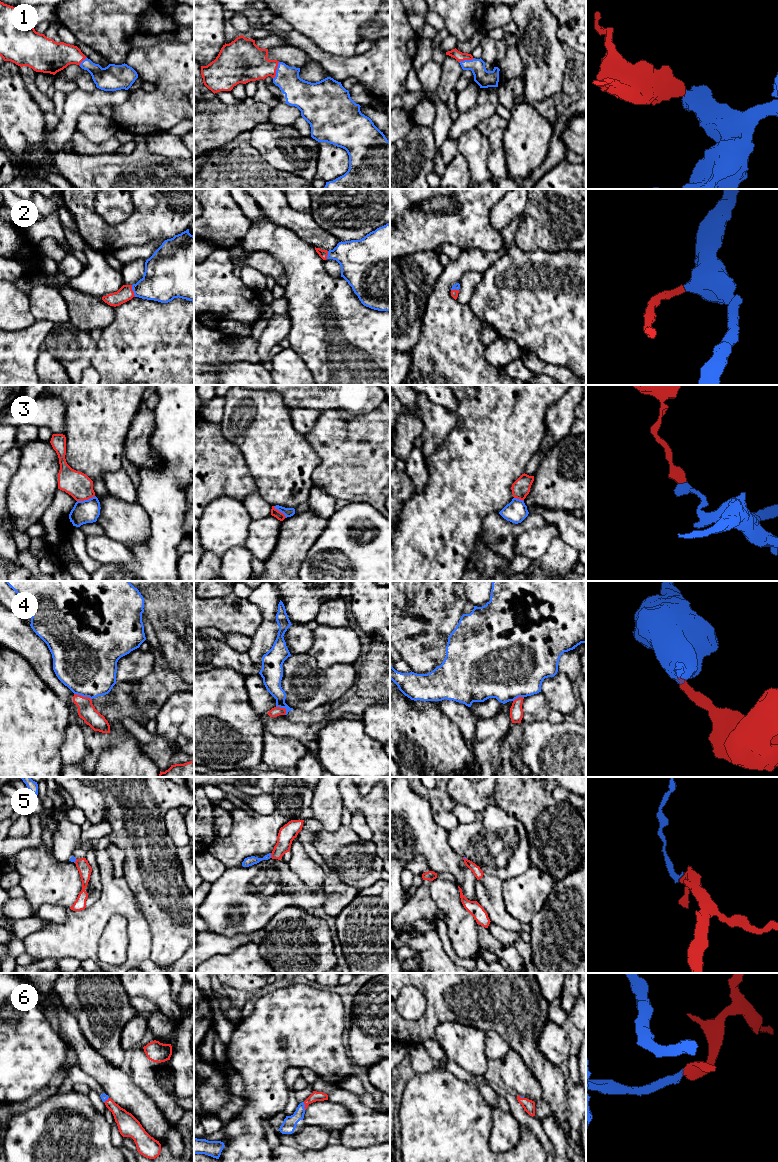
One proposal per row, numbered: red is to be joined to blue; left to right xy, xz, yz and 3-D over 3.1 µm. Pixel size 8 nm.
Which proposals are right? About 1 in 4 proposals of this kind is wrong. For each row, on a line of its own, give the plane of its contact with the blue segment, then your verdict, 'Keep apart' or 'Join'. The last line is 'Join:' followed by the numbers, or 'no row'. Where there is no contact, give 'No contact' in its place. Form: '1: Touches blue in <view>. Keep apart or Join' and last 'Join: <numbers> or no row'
1: Touches blue in xz. Join
2: Touches blue in xy. Join
3: Touches blue in xy. Keep apart
4: Touches blue in xy. Keep apart
5: Touches blue in xz. Keep apart
6: Touches blue in xz. Join
Join: 1, 2, 6

